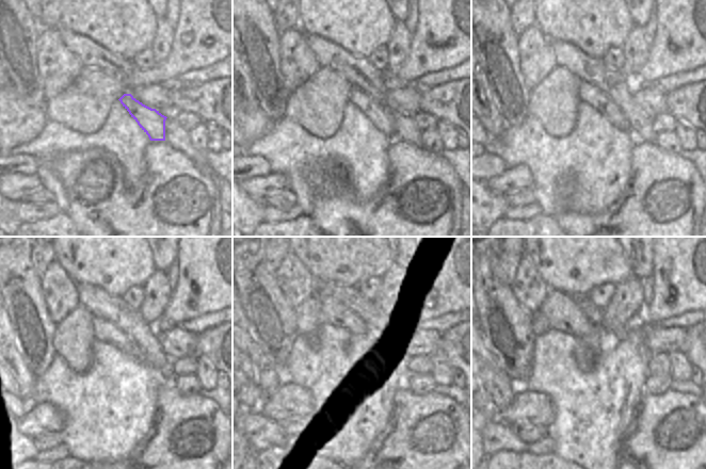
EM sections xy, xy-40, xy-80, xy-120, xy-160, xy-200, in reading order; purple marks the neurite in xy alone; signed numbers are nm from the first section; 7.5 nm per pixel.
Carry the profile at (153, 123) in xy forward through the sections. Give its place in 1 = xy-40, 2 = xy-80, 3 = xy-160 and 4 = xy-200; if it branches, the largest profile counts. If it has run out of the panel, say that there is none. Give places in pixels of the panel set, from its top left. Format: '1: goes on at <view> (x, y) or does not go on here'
1: goes on at xy-40 (381, 117)
2: goes on at xy-80 (588, 94)
3: goes on at xy-160 (334, 313)
4: goes on at xy-200 (561, 311)

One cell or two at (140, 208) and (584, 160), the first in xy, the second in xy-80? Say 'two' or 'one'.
two

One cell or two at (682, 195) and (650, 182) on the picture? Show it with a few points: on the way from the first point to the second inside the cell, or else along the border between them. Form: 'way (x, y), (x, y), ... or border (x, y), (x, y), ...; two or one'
way (674, 195), (671, 195), (657, 181); one

